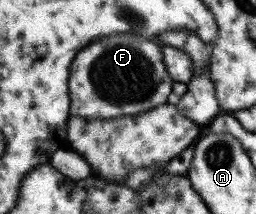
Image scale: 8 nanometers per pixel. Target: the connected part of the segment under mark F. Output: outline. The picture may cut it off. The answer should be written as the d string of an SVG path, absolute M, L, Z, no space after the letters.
M123 34L100 39L82 50L71 67L71 115L84 117L86 121L104 121L152 111L153 107L166 103L172 81L164 71L160 47L157 40Z

